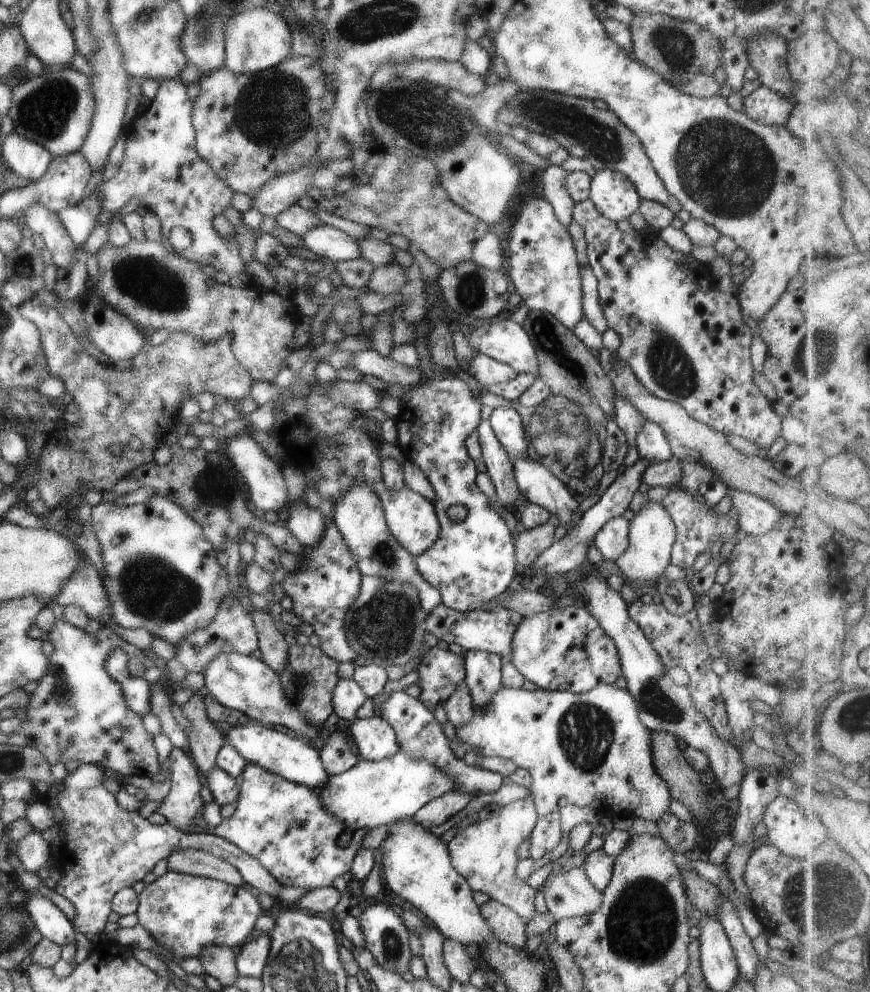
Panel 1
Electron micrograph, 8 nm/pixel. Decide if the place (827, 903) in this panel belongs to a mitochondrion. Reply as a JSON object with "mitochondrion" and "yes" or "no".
{"mitochondrion":"yes"}

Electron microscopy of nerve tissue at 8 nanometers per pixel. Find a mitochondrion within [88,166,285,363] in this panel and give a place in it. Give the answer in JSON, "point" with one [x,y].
{"point":[146,278]}

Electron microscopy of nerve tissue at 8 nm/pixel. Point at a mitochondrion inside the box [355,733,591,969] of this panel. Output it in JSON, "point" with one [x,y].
{"point":[392,945]}

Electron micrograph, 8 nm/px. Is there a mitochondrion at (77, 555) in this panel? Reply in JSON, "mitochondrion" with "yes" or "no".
{"mitochondrion":"no"}

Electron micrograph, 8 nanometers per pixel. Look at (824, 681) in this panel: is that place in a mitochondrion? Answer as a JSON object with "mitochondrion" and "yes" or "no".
{"mitochondrion":"no"}

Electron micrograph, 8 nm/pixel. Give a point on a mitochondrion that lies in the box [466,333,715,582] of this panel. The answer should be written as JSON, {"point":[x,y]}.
{"point":[575,458]}

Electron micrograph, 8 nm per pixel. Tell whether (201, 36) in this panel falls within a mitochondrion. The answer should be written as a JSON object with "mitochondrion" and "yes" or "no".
{"mitochondrion":"yes"}

